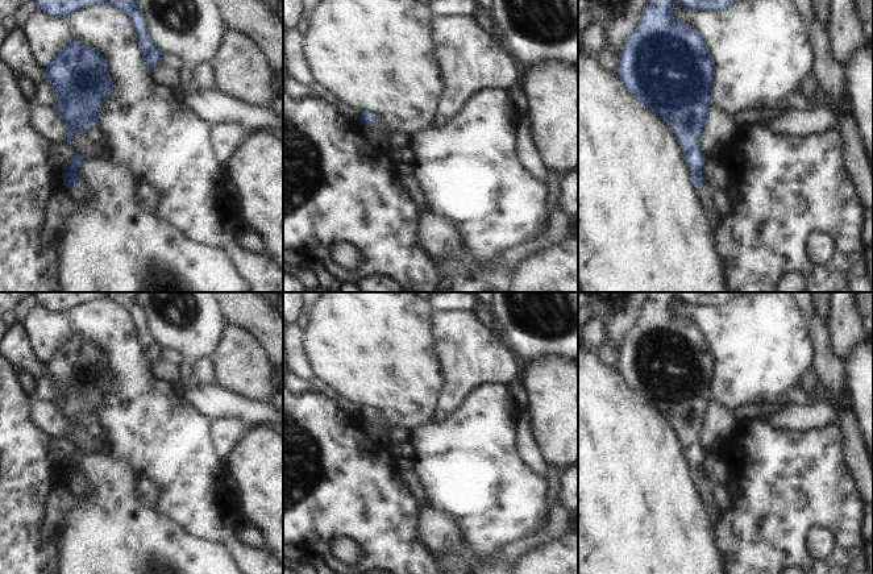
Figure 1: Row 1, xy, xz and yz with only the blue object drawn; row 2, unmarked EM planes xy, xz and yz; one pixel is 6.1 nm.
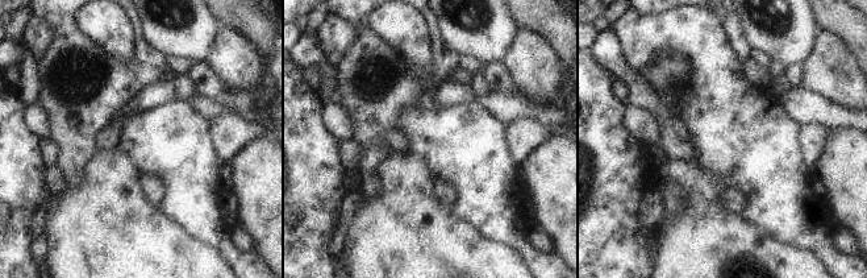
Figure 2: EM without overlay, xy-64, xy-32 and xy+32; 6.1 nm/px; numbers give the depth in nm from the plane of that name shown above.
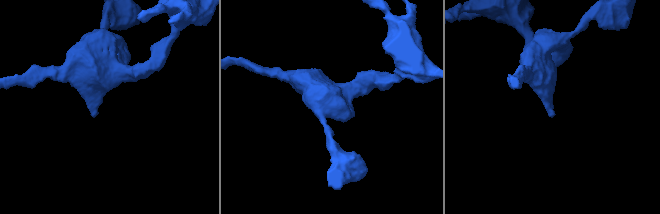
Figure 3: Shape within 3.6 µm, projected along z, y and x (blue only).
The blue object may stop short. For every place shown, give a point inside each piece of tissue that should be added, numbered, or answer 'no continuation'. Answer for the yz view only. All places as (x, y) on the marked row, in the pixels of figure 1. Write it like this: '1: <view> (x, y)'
1: yz (715, 217)

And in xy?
1: xy (83, 192)

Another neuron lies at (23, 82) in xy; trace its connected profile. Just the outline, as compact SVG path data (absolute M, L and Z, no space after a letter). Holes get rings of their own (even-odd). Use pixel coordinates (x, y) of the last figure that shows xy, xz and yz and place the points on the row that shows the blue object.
M13 71L13 75L16 78L16 84L18 90L25 95L28 100L34 103L36 84L18 71Z

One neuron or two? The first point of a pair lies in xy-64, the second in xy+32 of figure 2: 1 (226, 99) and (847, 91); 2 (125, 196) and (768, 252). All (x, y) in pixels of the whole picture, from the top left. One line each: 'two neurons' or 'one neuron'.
1: two neurons
2: one neuron

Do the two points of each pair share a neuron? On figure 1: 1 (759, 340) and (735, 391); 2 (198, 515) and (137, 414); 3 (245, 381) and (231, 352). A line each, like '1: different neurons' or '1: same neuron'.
1: same neuron
2: same neuron
3: same neuron

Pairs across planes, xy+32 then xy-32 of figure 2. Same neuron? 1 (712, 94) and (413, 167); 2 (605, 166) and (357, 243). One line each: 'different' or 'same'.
1: different
2: different

